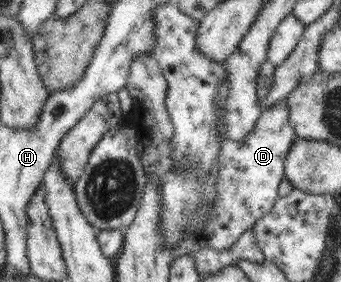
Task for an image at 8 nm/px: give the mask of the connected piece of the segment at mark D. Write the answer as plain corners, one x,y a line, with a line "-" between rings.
286,99
280,100
271,108
261,112
253,130
241,141
237,142
224,137
221,141
219,156
217,157
218,168
216,174
216,198
215,207
210,210
208,219
204,224
202,234
205,235
208,247
218,251
225,251
237,242
240,234
253,228
253,225
273,208
278,199
278,188
284,179
284,160
289,152
291,143
296,140
296,132
288,121
289,109

